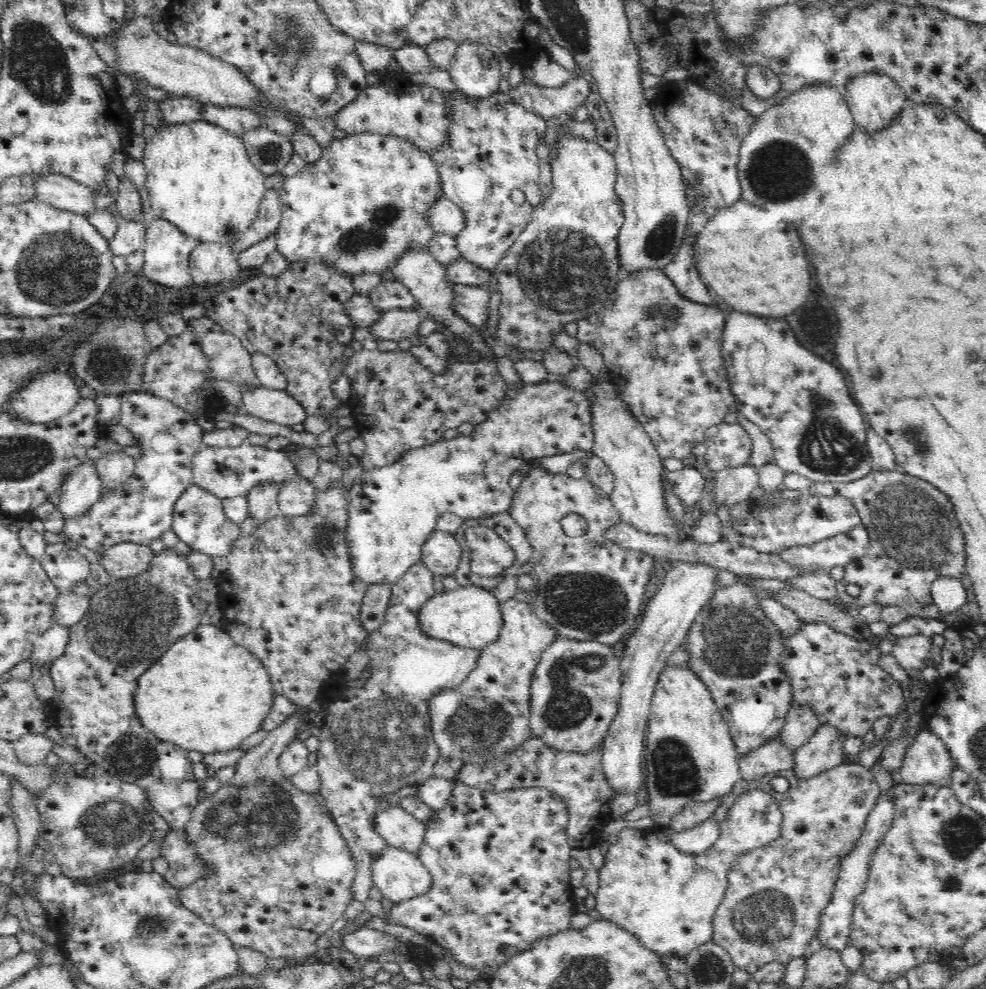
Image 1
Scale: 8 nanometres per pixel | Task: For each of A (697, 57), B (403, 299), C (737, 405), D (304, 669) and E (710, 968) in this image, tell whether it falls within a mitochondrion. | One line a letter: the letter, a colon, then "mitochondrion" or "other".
A: other
B: other
C: other
D: other
E: mitochondrion

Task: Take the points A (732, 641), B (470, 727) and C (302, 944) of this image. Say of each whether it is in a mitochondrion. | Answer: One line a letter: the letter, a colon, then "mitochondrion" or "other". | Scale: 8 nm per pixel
A: mitochondrion
B: mitochondrion
C: other

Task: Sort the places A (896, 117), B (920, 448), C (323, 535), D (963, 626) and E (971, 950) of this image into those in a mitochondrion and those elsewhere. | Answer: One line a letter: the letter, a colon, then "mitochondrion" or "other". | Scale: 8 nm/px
A: other
B: mitochondrion
C: mitochondrion
D: other
E: other

